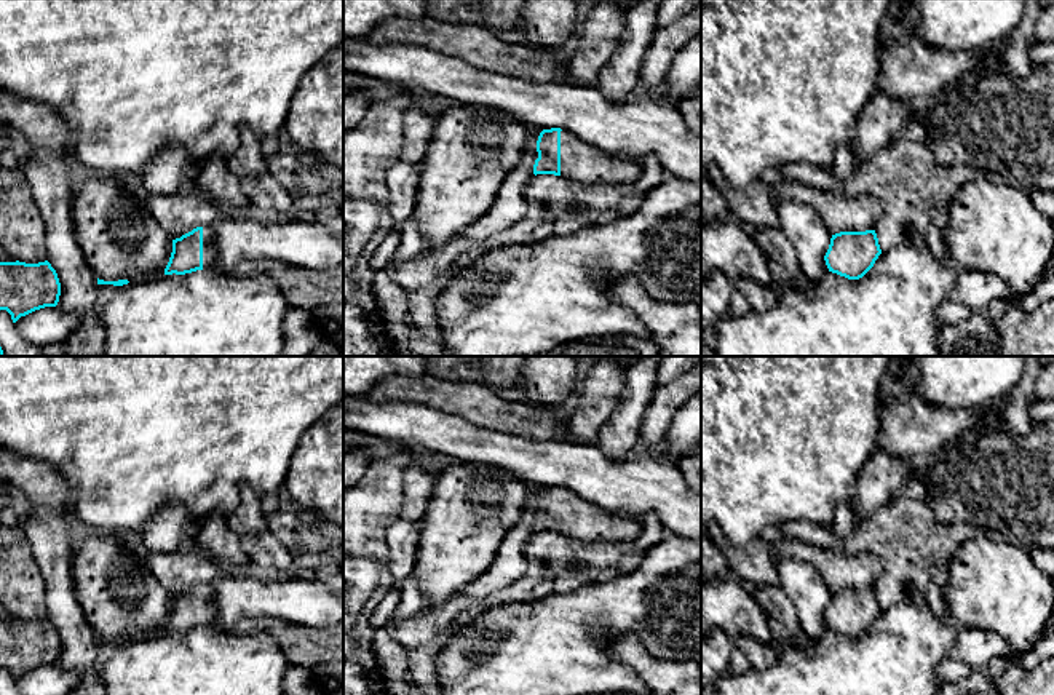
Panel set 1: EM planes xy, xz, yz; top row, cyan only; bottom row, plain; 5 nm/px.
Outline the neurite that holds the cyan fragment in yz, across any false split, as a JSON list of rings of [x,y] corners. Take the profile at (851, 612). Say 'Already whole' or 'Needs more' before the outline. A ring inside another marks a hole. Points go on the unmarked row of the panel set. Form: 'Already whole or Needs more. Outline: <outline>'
Already whole. Outline: [[[875,588],[832,593],[824,614],[829,629],[848,637],[862,636],[882,612]]]

